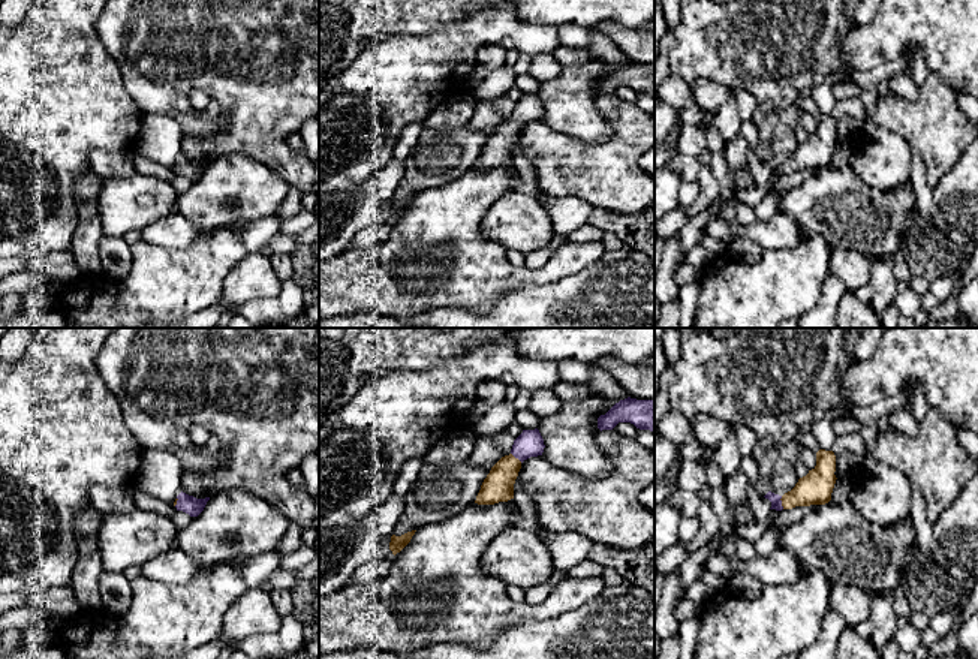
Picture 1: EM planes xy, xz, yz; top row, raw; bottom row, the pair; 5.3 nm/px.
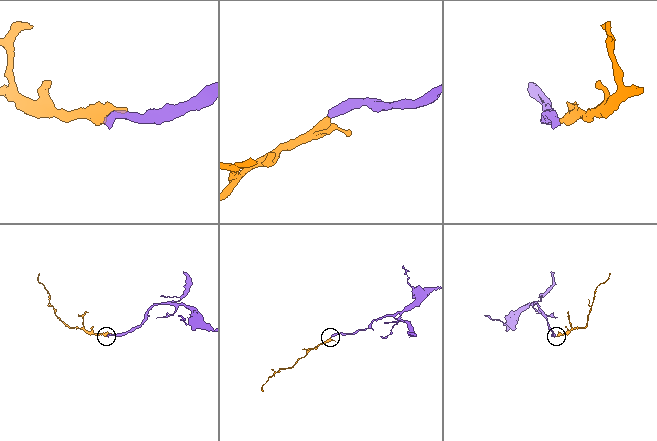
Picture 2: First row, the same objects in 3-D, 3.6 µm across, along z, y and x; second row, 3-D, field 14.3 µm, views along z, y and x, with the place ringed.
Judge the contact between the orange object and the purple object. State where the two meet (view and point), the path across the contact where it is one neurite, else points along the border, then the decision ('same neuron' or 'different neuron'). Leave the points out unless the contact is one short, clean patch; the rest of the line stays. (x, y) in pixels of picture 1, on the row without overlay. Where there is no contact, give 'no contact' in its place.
yz (782, 166) | across yz (815, 153), (782, 166), (776, 168) | same neuron

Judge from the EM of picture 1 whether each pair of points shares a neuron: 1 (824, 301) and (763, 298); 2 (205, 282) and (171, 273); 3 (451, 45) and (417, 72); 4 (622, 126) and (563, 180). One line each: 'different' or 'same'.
1: different
2: same
3: same
4: same

